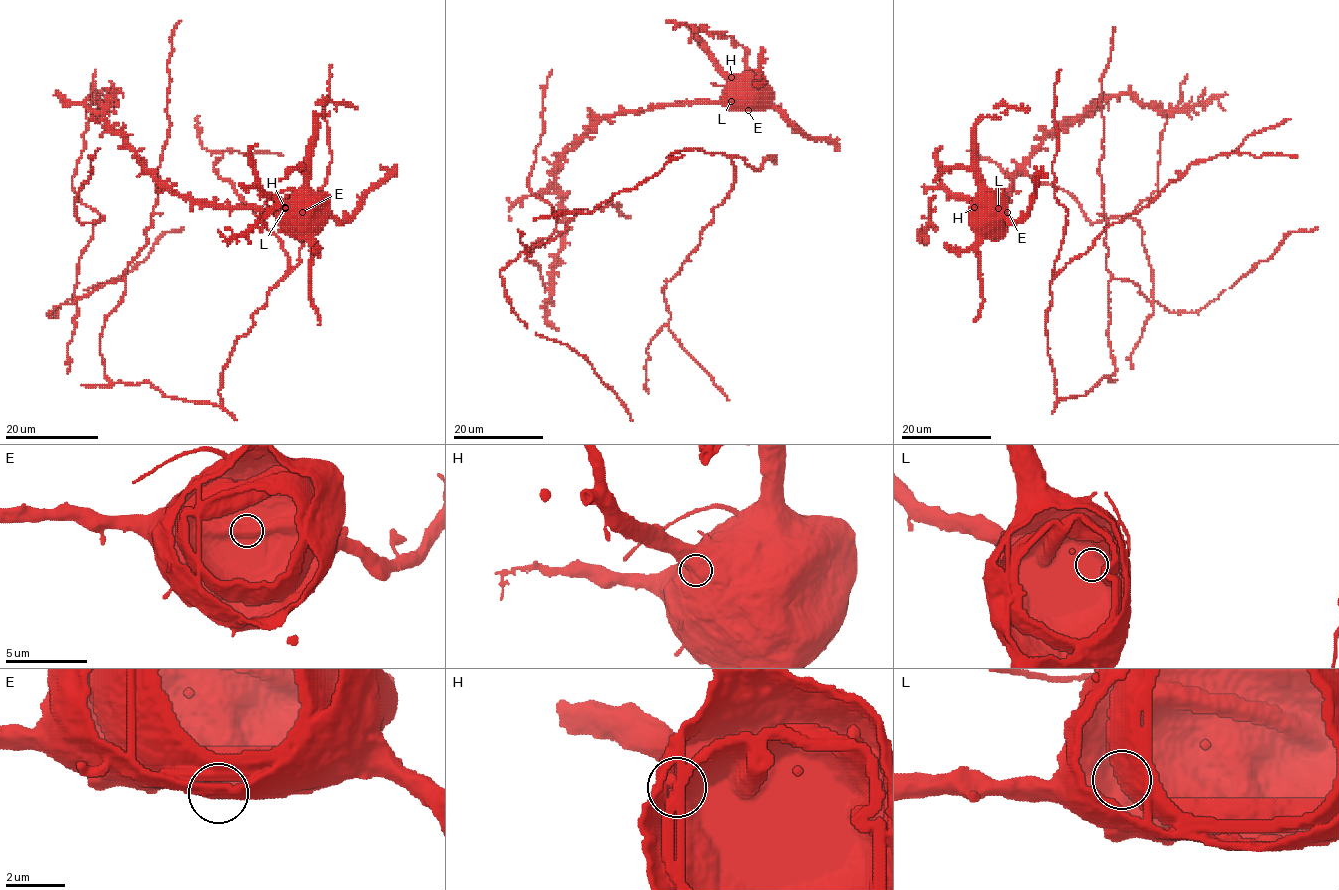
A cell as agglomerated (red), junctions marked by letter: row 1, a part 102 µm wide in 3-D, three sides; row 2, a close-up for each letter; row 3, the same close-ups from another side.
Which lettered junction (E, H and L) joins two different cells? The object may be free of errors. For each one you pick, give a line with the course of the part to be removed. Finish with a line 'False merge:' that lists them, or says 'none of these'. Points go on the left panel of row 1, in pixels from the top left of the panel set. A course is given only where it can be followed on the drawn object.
E: (302, 212), (306, 187)
False merge: E

